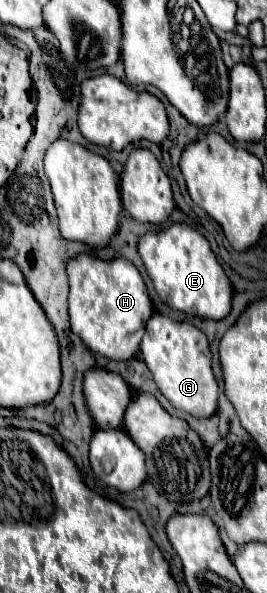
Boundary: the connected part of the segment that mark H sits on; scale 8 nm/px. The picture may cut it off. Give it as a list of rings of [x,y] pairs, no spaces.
[[[78,254],[76,258],[72,258],[72,262],[68,262],[68,282],[70,282],[68,302],[70,302],[72,332],[78,334],[92,352],[106,356],[110,360],[130,360],[132,356],[136,356],[140,340],[144,336],[146,322],[152,316],[152,302],[138,268],[124,258],[102,260],[94,254]]]

